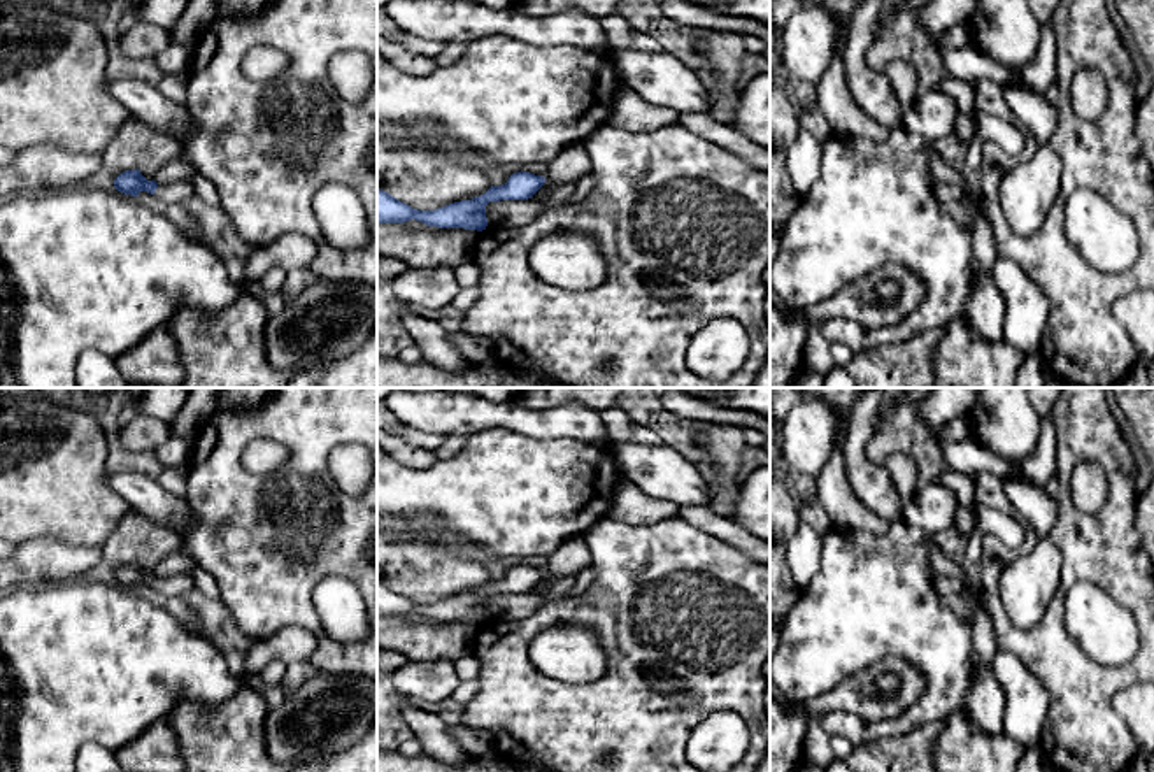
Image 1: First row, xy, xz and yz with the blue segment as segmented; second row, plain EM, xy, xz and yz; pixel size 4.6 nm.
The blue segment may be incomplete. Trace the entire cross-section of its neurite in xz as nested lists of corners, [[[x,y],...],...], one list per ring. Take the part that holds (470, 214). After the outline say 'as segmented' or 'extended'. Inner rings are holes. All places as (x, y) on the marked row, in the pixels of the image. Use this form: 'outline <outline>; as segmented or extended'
outline [[[516,172],[502,186],[491,186],[472,200],[449,204],[435,211],[417,211],[377,188],[377,223],[421,221],[437,228],[465,228],[482,232],[488,226],[486,205],[500,200],[528,200],[545,182],[545,177]]]; as segmented

